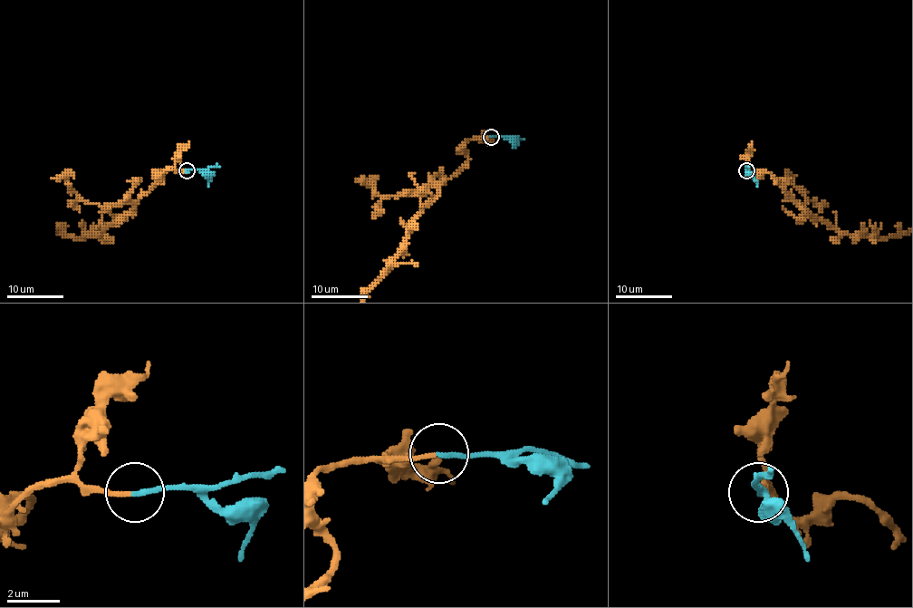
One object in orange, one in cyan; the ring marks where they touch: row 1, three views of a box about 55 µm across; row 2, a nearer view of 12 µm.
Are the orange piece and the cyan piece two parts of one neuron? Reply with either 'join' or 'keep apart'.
join

